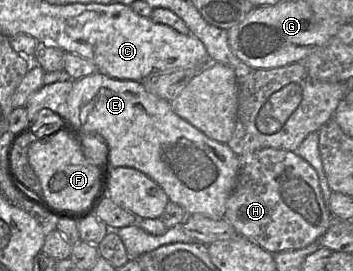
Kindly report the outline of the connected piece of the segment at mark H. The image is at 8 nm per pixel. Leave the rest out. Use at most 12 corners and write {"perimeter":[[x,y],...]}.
{"perimeter":[[293,151],[238,158],[223,217],[276,254],[305,248],[334,216]]}

